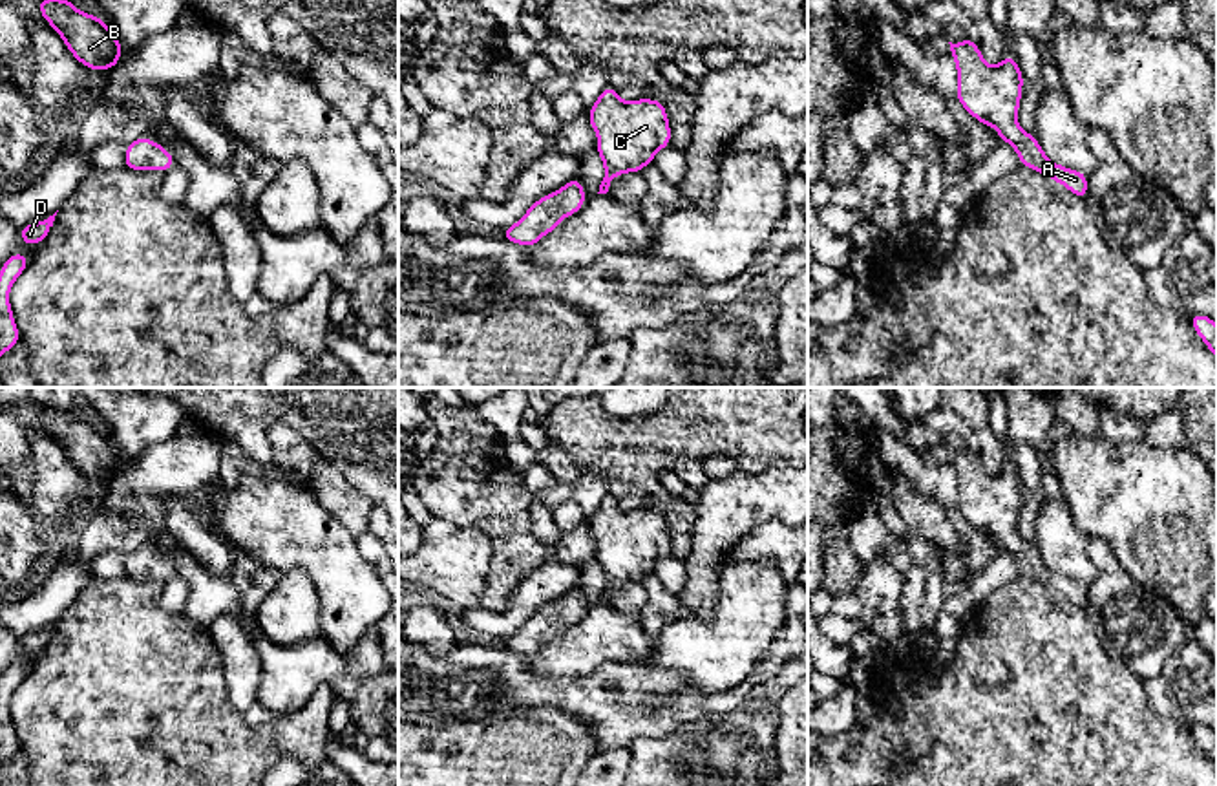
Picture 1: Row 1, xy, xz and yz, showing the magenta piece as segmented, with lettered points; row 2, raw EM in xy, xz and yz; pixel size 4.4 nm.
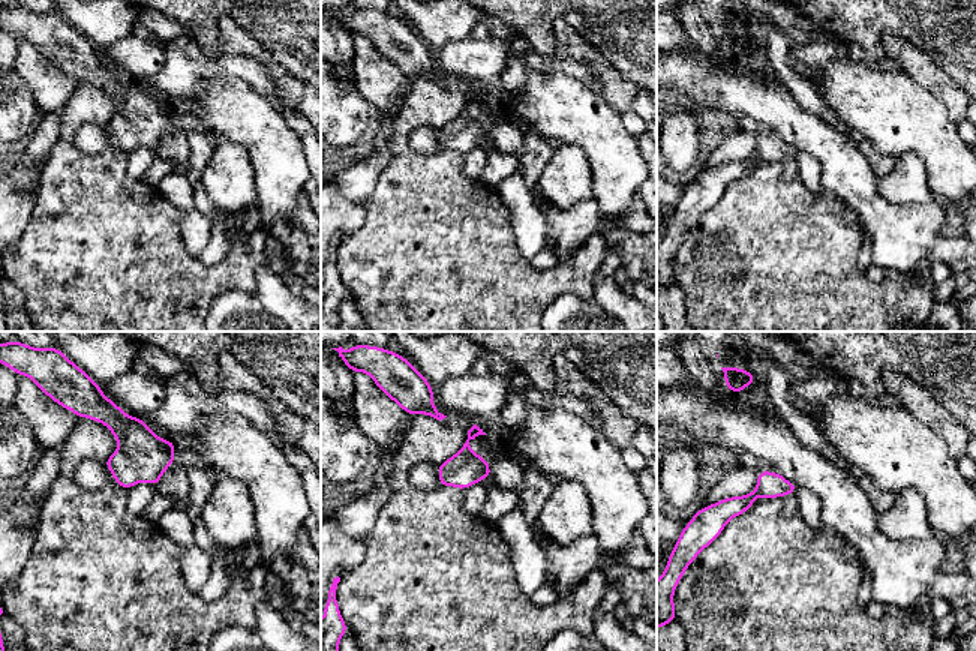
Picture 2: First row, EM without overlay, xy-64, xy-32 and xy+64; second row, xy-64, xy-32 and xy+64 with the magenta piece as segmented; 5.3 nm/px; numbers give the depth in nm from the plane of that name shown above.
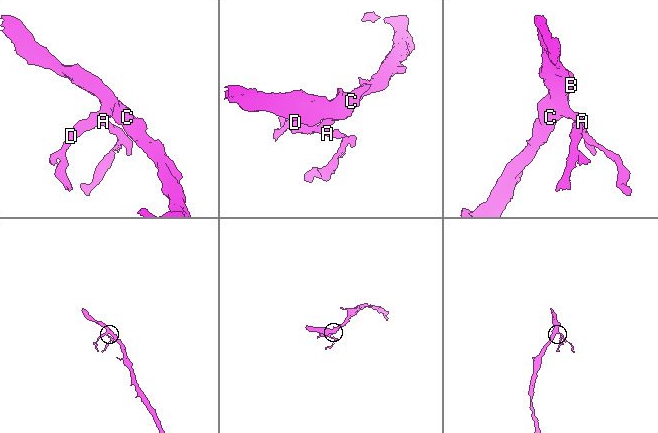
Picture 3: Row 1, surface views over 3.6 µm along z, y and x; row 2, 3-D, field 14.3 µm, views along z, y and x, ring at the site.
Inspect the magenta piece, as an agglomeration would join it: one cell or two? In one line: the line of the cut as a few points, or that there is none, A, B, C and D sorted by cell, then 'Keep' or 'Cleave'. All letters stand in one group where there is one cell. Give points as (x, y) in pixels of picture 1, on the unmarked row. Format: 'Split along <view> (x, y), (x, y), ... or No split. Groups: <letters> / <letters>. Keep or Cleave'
No split. Groups: A B C D. Keep

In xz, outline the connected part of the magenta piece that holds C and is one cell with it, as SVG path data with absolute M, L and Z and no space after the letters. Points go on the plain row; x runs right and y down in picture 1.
M607 494L587 523L596 545L605 587L598 603L607 603L619 583L638 581L671 554L665 514L654 508L621 510Z

